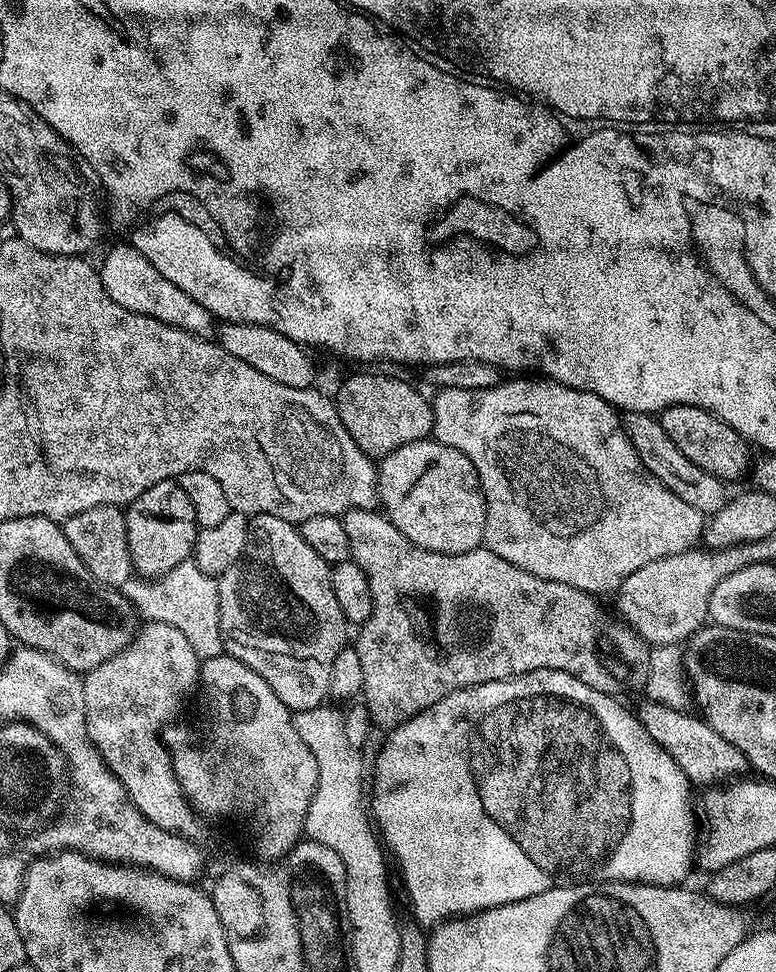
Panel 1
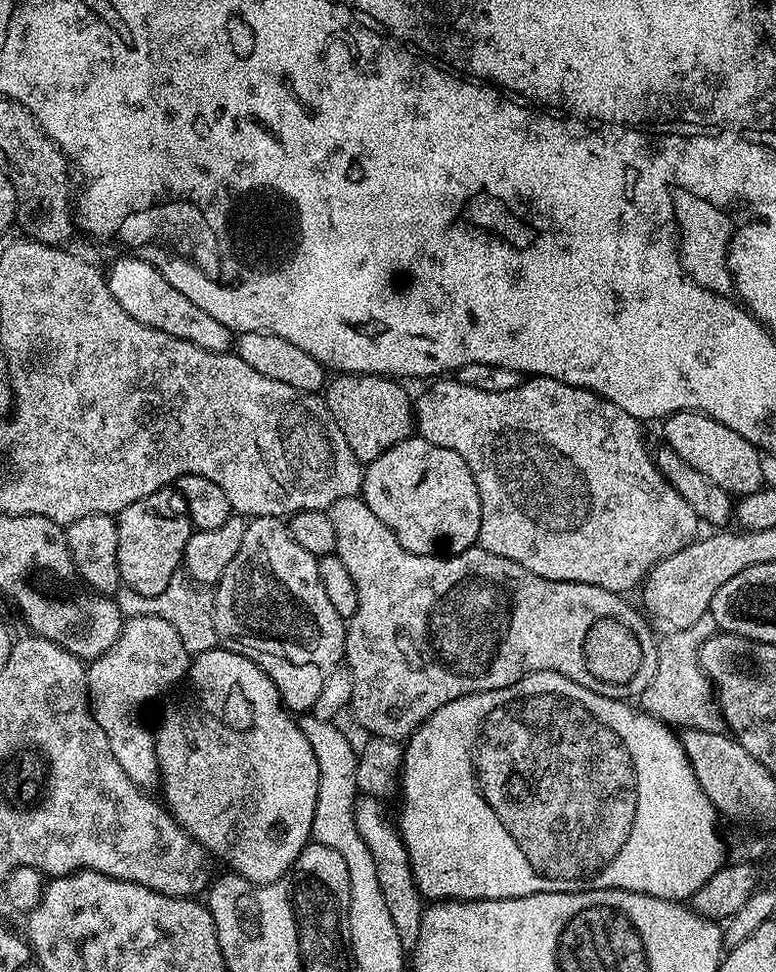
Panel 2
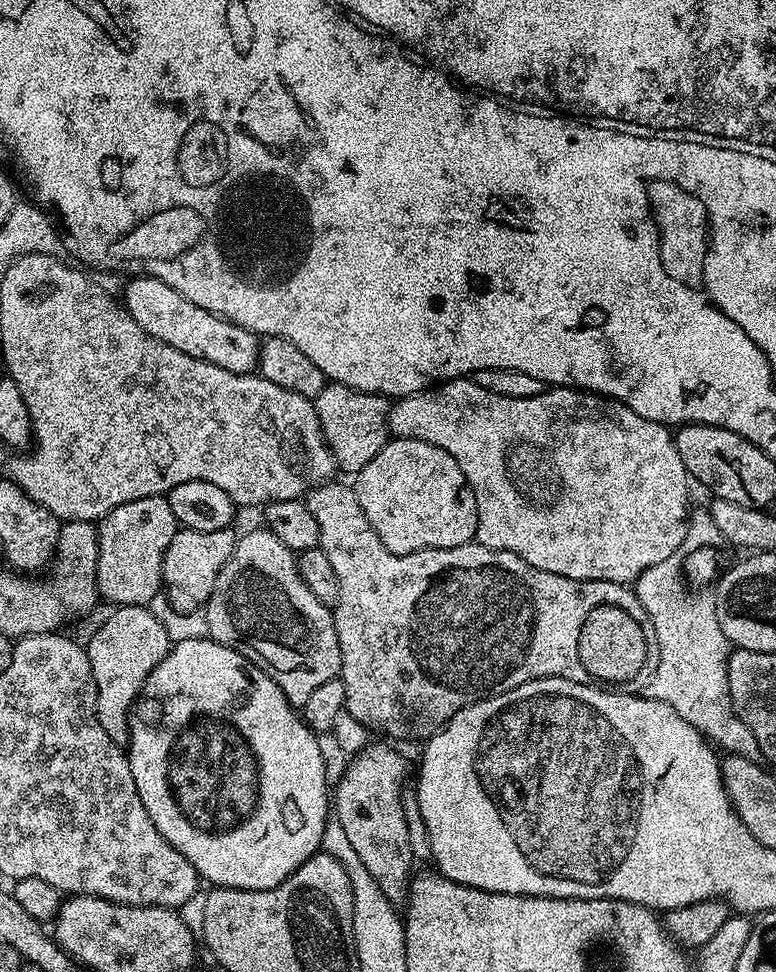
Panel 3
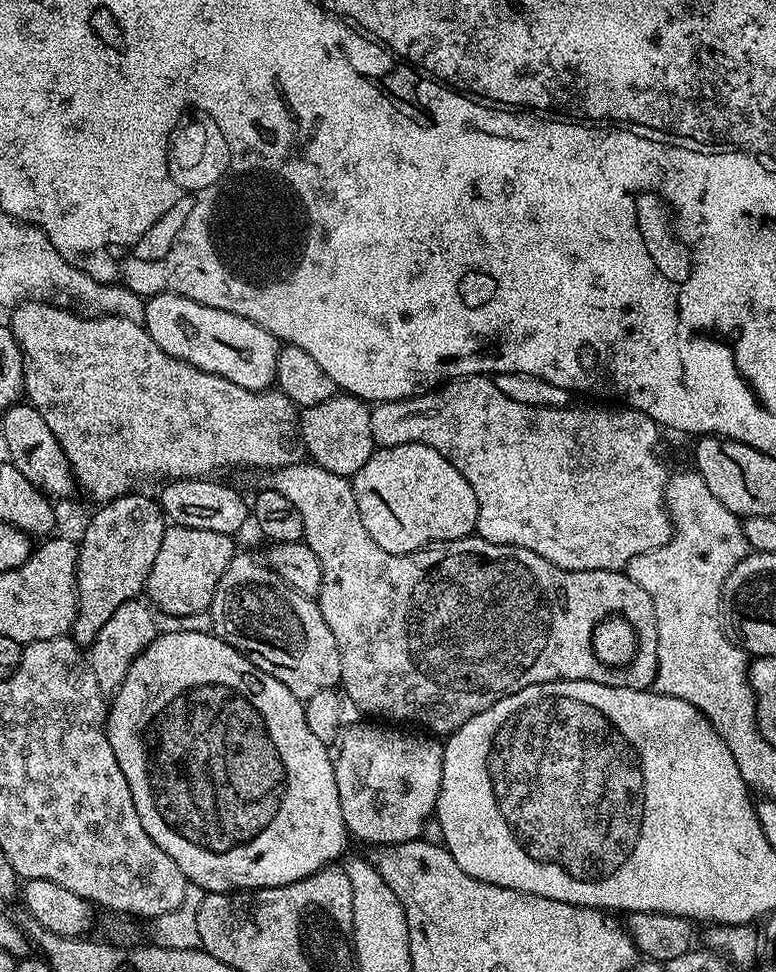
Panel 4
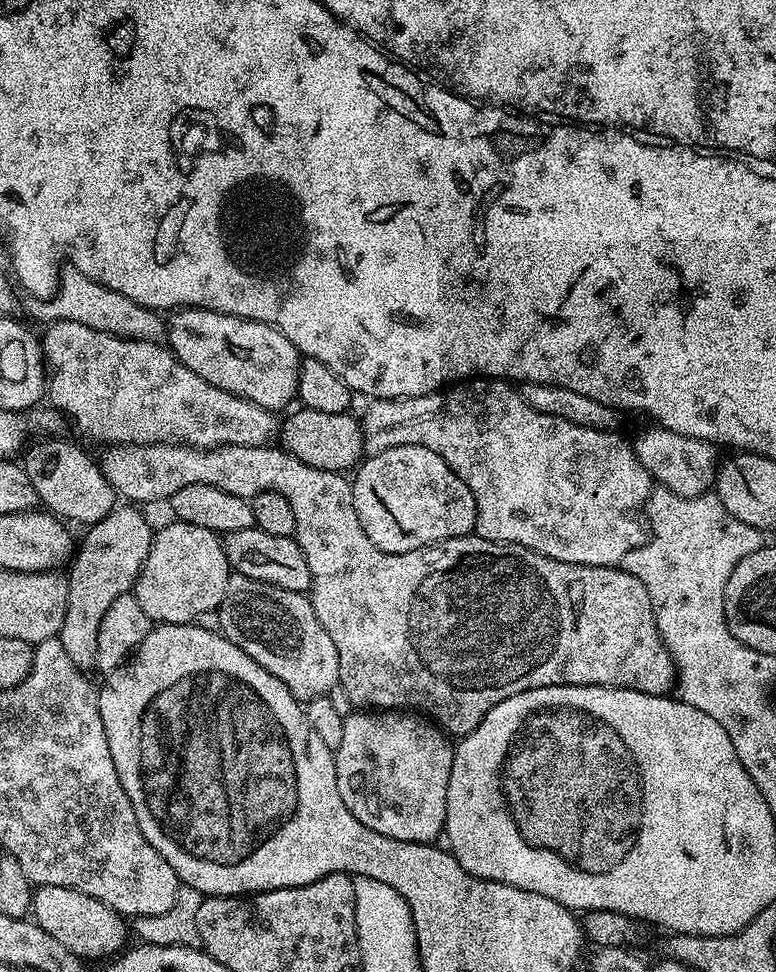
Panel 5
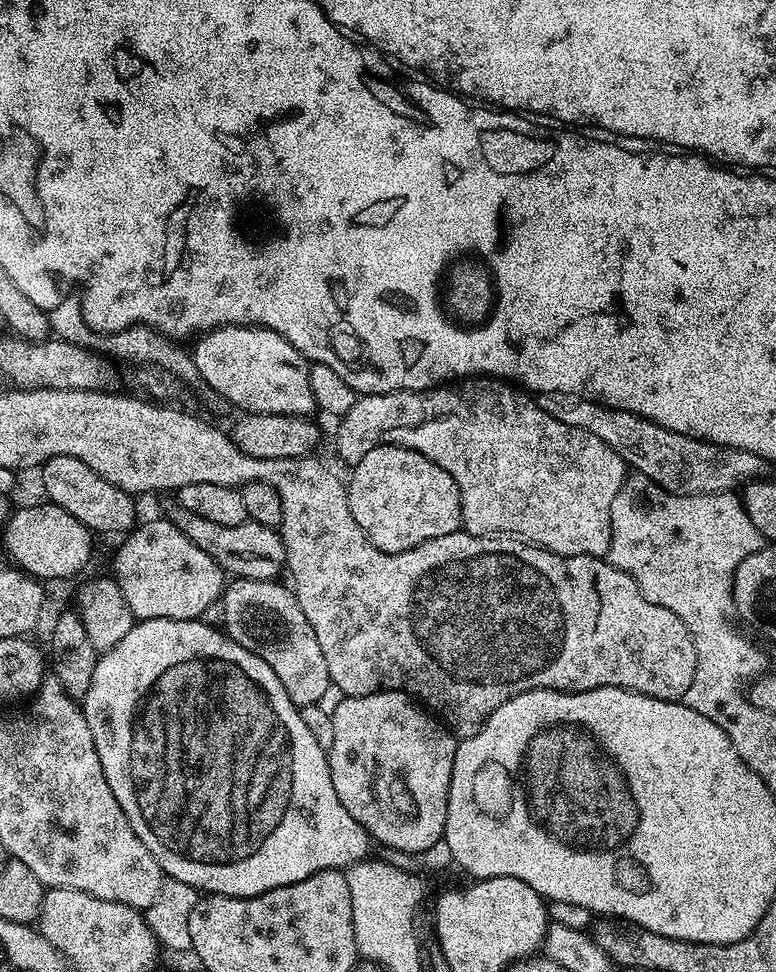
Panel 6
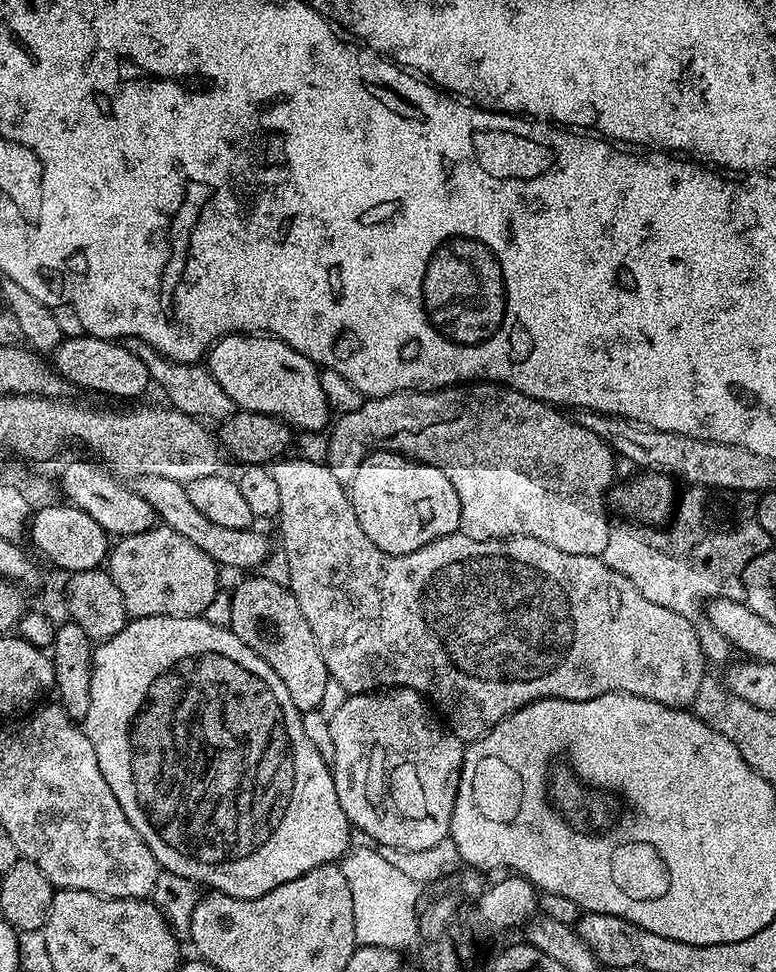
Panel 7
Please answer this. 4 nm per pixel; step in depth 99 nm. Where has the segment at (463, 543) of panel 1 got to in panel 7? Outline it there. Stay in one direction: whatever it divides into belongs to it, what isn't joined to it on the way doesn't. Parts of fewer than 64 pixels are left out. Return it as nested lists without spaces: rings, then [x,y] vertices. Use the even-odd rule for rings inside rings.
[[[371,452],[350,485],[358,526],[386,554],[405,556],[443,536],[460,531],[460,503],[450,478],[438,466],[411,460],[398,452]]]

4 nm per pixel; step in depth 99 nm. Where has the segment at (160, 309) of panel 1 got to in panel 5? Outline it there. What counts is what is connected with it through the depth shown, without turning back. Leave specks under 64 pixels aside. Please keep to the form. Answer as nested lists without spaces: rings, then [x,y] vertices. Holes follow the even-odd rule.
[[[182,308],[166,320],[167,347],[172,355],[198,378],[210,382],[218,390],[244,396],[262,408],[277,410],[297,399],[296,386],[301,355],[296,347],[270,326],[253,320],[240,320],[221,312],[205,312],[203,308]]]

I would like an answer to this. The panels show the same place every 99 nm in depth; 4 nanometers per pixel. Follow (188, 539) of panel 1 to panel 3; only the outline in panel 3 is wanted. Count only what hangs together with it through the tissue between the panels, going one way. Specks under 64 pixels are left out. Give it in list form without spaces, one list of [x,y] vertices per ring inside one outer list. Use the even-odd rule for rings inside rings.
[[[167,495],[138,498],[134,502],[126,502],[110,514],[106,514],[98,521],[96,533],[98,534],[98,570],[96,571],[96,590],[101,597],[104,596],[112,606],[125,604],[151,605],[157,596],[161,595],[164,575],[162,562],[166,554],[166,546],[174,538],[178,525],[174,518],[174,510],[170,510]]]

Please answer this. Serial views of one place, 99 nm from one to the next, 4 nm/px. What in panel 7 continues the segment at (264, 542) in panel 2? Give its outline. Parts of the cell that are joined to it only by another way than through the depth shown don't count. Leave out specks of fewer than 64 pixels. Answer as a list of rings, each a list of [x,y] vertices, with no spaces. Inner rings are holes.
[[[262,574],[249,576],[252,577],[242,581],[232,592],[227,620],[232,633],[242,638],[242,642],[246,642],[246,646],[259,654],[272,667],[274,674],[282,678],[290,694],[290,702],[294,702],[300,713],[317,711],[330,677],[326,662],[322,662],[318,642],[306,618],[302,618],[302,610],[294,594],[285,585],[267,580]]]

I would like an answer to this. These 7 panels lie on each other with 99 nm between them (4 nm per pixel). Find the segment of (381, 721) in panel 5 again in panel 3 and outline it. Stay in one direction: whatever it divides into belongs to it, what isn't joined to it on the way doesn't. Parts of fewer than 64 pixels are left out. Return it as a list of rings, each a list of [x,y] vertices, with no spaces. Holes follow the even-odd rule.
[[[380,742],[384,744],[368,744],[355,757],[349,759],[347,768],[344,769],[344,777],[334,786],[334,819],[340,823],[342,830],[346,830],[346,838],[354,846],[358,858],[362,858],[362,866],[366,866],[366,870],[370,870],[370,878],[374,878],[374,882],[378,882],[378,886],[382,890],[382,894],[386,894],[386,898],[390,898],[390,902],[400,906],[408,899],[408,886],[414,875],[412,869],[412,836],[408,833],[408,816],[404,813],[404,800],[400,797],[400,791],[404,788],[404,779],[408,776],[408,764],[404,761],[404,756],[400,752],[395,752],[391,748],[393,745],[388,742]]]

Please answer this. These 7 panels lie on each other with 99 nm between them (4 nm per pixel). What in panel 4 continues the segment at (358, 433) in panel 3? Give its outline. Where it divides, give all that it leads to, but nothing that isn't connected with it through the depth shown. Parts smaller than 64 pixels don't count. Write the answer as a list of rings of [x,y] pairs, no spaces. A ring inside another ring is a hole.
[[[337,394],[318,406],[303,409],[298,416],[298,427],[307,459],[320,468],[345,478],[356,475],[376,451],[374,434],[370,428],[372,408],[356,396]]]

